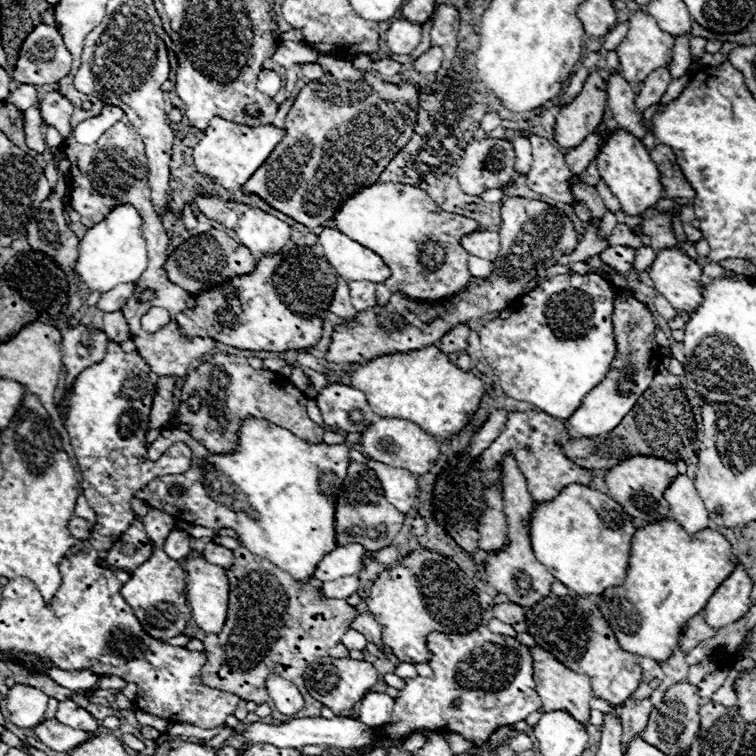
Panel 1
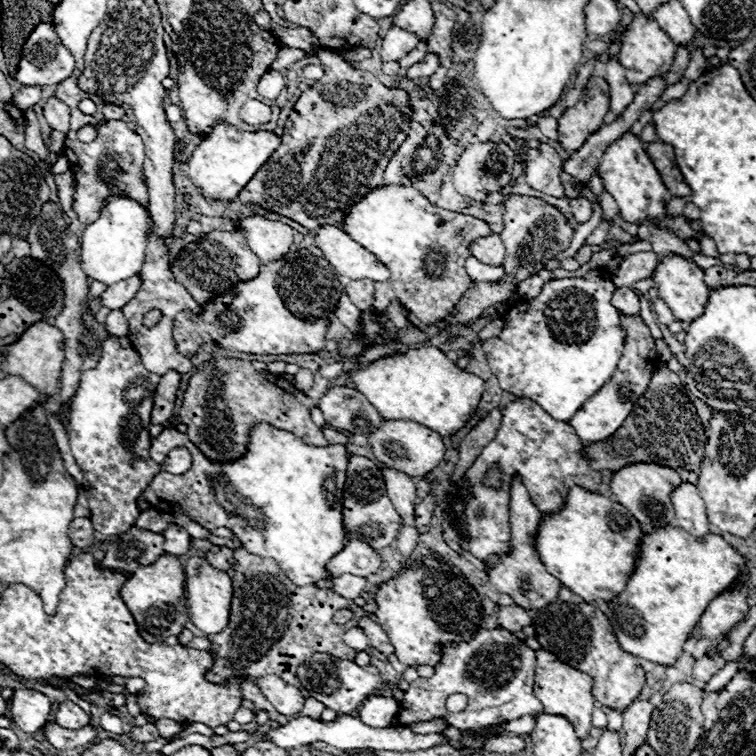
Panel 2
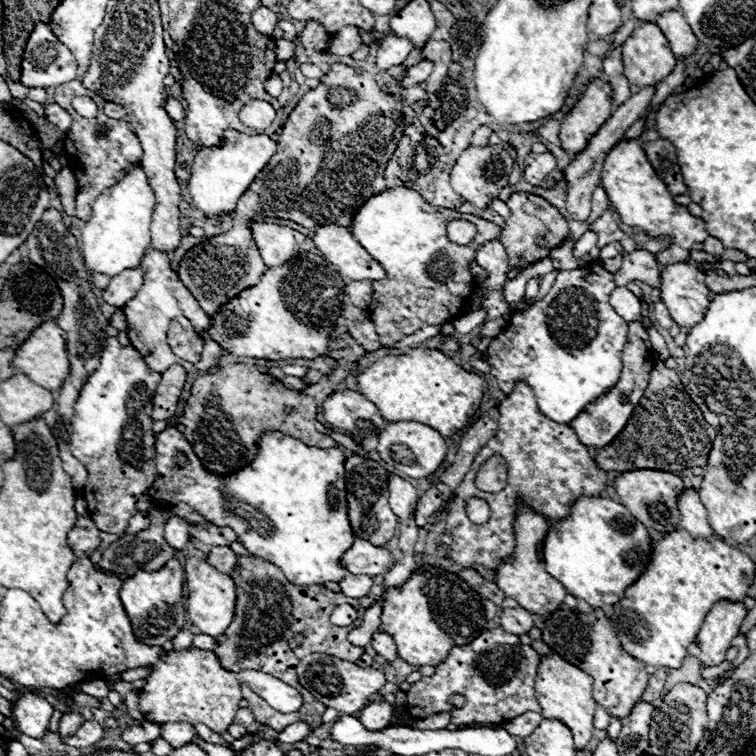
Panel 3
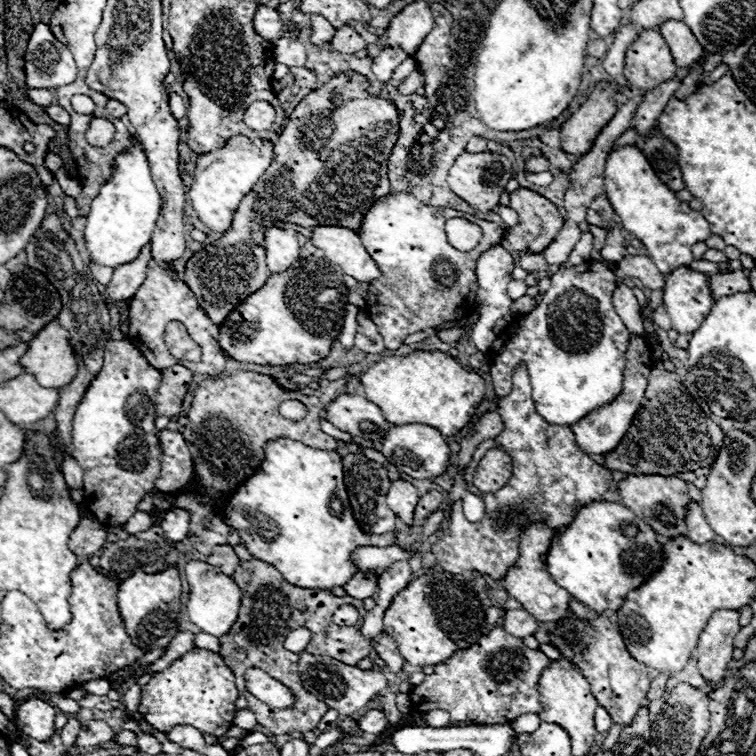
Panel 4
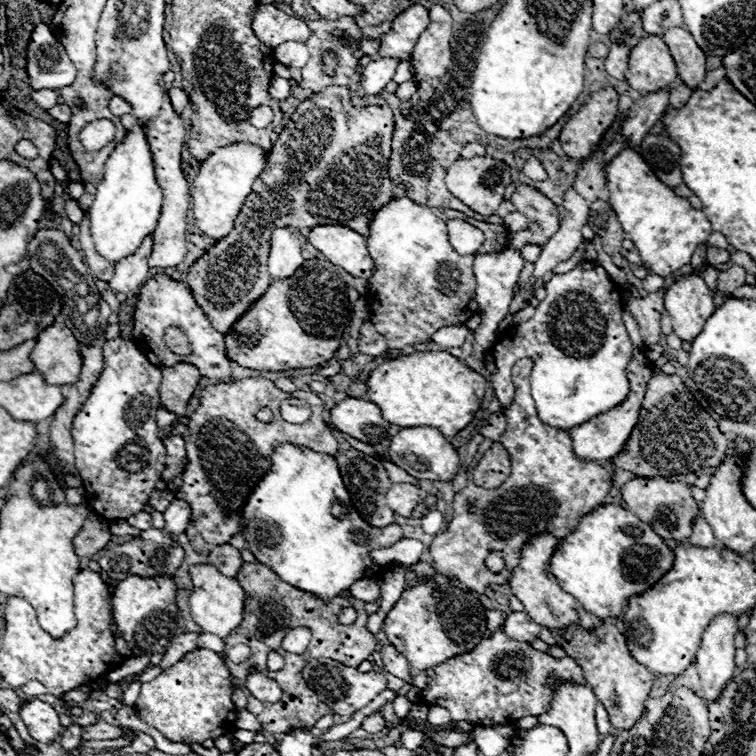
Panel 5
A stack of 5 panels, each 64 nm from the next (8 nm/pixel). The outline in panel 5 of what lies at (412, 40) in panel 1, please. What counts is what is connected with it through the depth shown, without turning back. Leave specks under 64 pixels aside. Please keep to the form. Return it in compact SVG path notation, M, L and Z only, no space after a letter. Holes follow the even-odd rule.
M386 58L370 62L362 72L362 80L358 84L356 94L360 98L382 94L386 84L392 80L396 66L398 66L398 60L386 60Z

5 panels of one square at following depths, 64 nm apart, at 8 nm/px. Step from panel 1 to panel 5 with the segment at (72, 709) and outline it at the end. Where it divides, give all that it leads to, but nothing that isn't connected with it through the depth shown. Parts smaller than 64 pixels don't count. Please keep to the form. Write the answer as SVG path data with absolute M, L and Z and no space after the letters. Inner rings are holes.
M78 724L68 726L62 734L62 740L60 740L64 750L76 750L76 748L80 748L80 742L82 742L82 730Z

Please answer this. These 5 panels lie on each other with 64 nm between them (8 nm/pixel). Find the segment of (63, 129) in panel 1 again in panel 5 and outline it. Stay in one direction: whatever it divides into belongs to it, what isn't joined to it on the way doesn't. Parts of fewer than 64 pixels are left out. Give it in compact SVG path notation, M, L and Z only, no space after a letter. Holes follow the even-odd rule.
M58 104L58 106L50 108L50 110L48 110L48 114L50 114L50 116L54 116L56 120L64 122L64 124L68 124L68 122L70 122L70 118L72 118L72 110L70 110L70 106L66 106L66 104Z

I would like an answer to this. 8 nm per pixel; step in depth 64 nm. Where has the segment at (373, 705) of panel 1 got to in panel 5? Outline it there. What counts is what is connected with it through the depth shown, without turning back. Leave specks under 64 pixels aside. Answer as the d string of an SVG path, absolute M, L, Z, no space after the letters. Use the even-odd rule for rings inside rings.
M370 714L364 722L362 722L362 730L372 732L372 734L380 734L386 730L386 720L380 714Z

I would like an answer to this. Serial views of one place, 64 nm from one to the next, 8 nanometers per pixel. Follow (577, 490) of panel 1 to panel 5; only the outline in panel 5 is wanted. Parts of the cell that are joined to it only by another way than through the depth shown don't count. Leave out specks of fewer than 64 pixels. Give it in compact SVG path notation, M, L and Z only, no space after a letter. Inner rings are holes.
M604 504L584 516L578 530L560 542L550 562L558 584L572 594L586 612L602 620L624 618L628 600L650 590L672 566L674 550L656 536L650 524L644 524L630 510L614 504ZM634 546L650 546L652 550L632 550Z

